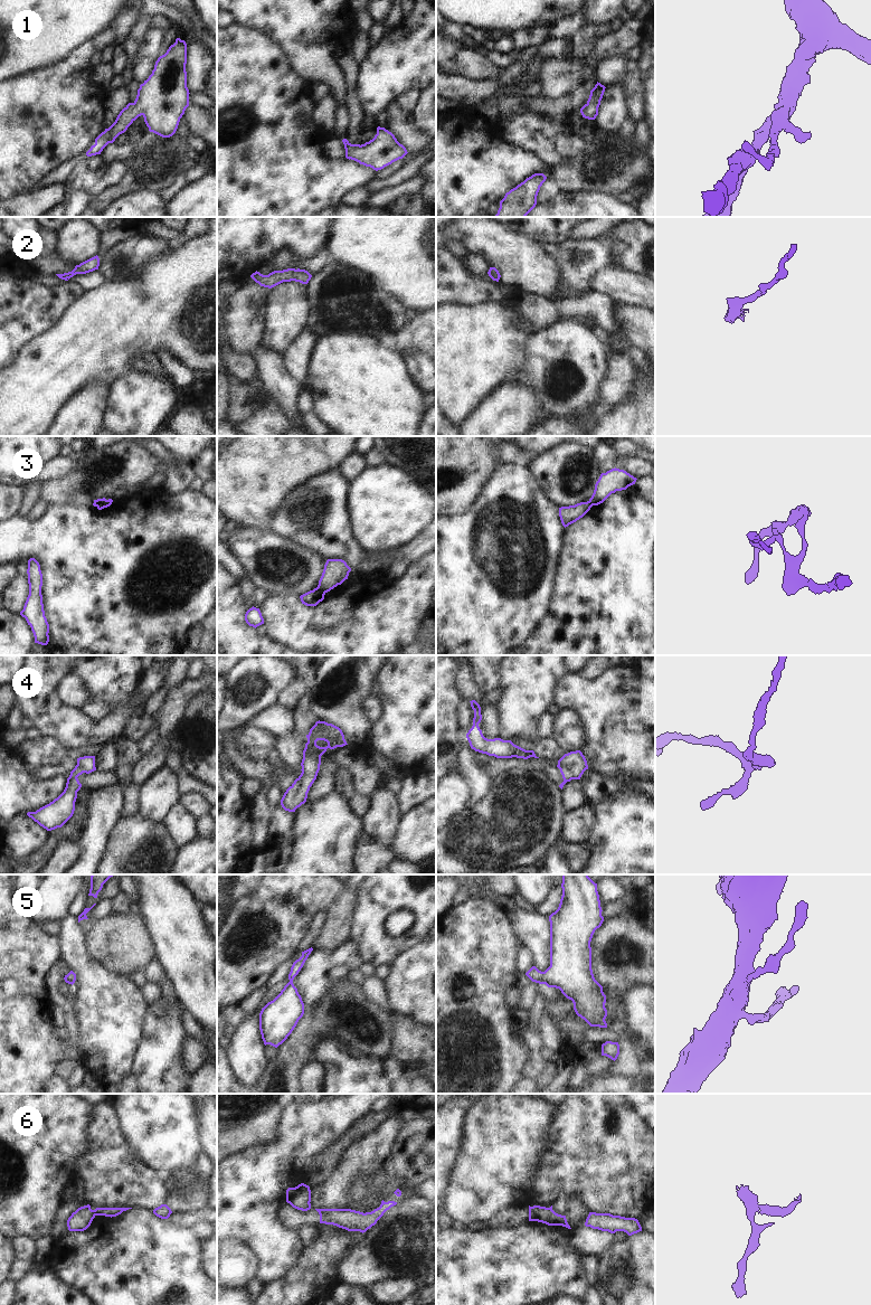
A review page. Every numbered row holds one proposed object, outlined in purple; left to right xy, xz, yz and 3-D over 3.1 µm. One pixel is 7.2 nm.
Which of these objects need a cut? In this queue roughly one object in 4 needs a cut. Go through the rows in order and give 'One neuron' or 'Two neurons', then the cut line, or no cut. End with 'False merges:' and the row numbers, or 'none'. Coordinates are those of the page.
1: One neuron. No split
2: One neuron. No split
3: Two neurons. Split along xz (316, 587), (324, 593)
4: One neuron. No split
5: One neuron. No split
6: Two neurons. Split along xy (92, 1210), (96, 1214)
False merges: 3, 6.

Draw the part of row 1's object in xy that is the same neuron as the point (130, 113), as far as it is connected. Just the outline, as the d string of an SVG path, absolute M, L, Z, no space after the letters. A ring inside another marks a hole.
M180 38L169 47L167 53L158 58L152 74L149 76L138 89L136 98L133 103L129 103L117 115L115 122L105 129L96 139L95 144L86 152L87 157L101 154L103 149L113 143L115 139L124 133L127 127L139 117L143 116L150 132L162 138L172 136L179 125L180 119L189 106L189 89L187 87L187 44Z

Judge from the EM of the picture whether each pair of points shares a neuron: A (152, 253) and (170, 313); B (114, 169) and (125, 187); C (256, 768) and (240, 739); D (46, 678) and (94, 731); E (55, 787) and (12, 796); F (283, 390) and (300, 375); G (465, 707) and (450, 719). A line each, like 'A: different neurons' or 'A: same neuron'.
A: different neurons
B: different neurons
C: different neurons
D: same neuron
E: same neuron
F: different neurons
G: different neurons

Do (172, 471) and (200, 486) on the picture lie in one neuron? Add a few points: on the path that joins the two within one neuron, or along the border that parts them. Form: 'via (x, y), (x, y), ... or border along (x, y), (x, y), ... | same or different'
border along (196, 476), (189, 486) | different

